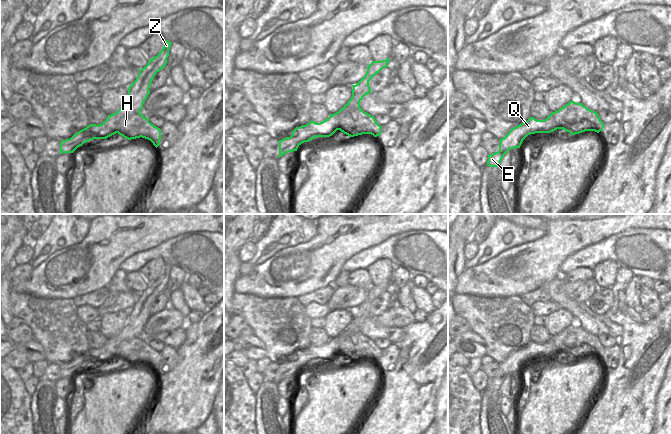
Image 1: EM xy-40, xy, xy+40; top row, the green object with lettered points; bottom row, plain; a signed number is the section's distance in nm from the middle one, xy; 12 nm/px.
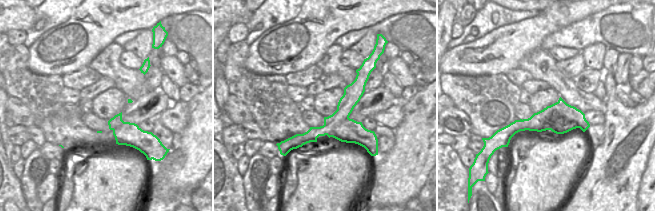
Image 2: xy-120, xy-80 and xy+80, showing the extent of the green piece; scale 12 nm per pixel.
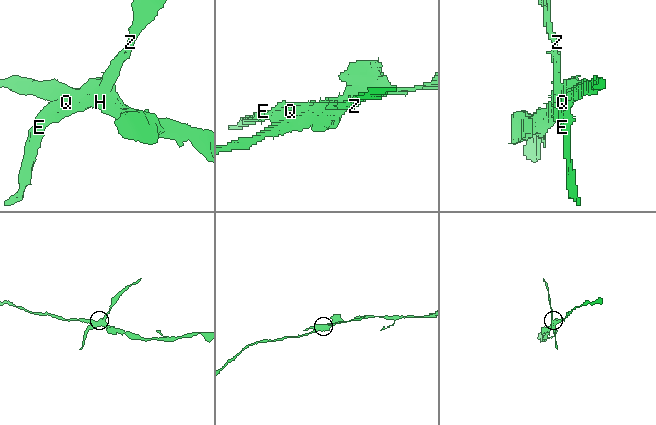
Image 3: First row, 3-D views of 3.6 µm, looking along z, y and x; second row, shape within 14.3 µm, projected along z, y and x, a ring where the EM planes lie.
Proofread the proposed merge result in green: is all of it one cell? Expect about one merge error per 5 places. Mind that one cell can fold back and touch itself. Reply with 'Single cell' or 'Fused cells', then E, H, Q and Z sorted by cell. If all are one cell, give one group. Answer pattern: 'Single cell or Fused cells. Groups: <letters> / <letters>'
Fused cells. Groups: E Q Z / H.

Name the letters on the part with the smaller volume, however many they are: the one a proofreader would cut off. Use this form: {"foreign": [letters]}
{"foreign": ["E", "Q", "Z"]}

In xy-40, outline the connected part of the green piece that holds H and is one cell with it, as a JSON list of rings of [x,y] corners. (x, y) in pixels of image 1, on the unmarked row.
[[[141,337],[122,341],[117,349],[116,357],[128,364],[140,361],[148,363],[156,372],[160,369],[160,352],[151,348],[149,343]]]

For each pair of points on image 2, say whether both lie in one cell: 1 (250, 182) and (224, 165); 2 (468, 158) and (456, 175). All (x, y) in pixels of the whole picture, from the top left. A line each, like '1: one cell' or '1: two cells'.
1: two cells
2: two cells

